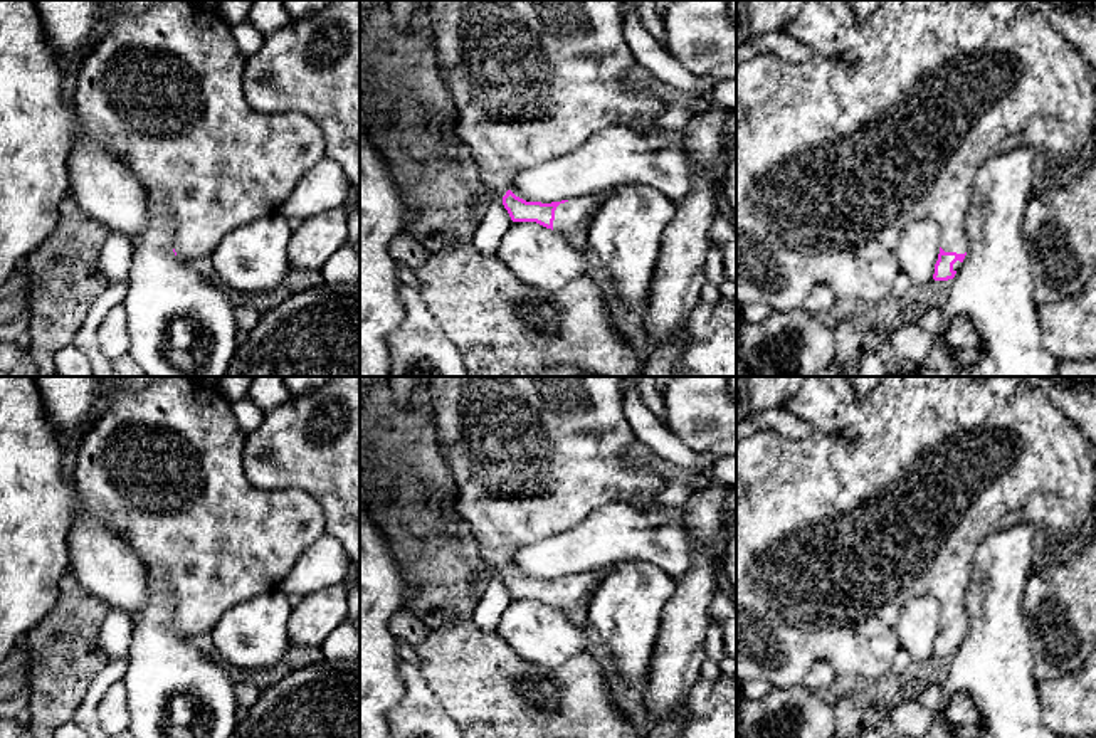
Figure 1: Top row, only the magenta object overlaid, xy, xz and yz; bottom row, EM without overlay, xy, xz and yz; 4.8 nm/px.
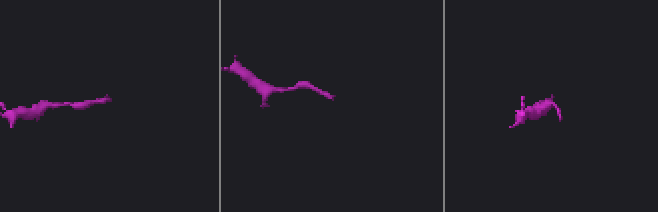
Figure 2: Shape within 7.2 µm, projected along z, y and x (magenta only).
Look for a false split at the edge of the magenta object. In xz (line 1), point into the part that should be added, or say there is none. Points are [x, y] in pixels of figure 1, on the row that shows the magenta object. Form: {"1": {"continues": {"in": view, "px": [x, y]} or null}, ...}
{"1": {"continues": {"in": "xz", "px": [572, 219]}}}

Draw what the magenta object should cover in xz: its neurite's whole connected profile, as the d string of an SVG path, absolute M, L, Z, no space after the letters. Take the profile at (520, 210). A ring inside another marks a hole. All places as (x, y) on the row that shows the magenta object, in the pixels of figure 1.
M511 190L503 197L503 205L513 222L536 222L561 234L573 247L590 252L588 225L612 190L577 197L572 200L541 203L526 202Z

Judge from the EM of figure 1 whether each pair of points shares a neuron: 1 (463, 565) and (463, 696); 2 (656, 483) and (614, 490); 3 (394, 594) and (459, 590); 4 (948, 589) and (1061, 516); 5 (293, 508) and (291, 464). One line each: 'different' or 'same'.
1: different
2: same
3: different
4: same
5: different

